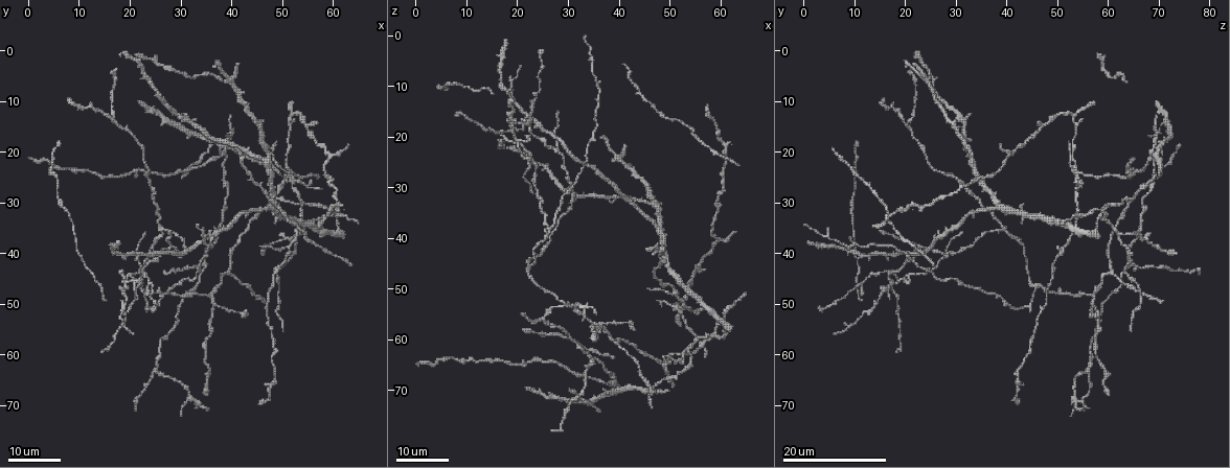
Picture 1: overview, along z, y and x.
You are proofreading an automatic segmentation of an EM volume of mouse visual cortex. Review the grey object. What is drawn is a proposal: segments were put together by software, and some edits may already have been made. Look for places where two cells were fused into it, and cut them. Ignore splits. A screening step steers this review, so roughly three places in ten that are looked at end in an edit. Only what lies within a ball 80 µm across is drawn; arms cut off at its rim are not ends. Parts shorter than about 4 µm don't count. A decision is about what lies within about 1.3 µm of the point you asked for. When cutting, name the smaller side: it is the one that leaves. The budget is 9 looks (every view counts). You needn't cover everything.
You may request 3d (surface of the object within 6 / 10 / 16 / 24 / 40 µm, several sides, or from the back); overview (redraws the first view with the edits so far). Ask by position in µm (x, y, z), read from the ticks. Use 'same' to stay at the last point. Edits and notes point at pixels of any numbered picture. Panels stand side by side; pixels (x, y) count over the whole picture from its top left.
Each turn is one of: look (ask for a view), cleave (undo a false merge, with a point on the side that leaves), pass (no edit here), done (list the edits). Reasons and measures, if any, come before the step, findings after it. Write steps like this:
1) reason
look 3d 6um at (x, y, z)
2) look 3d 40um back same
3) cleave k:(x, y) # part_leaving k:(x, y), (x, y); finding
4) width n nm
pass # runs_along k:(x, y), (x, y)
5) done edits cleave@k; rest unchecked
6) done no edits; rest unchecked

three-way junction
look 3d 24um at (51.5, 38.5, 51.5)

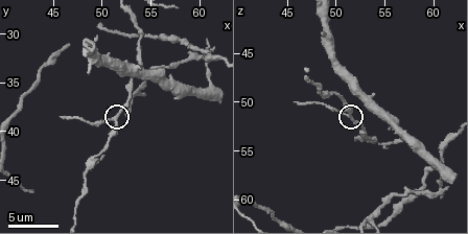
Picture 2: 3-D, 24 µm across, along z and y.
closer look
look 3d 6um at (51.2, 39.0, 51.4)

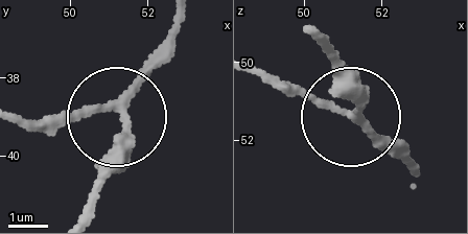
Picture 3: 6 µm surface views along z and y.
side_arm 6 um
pass # runs_along 3:(411, 168), (350, 112), (251, 72); one cell here

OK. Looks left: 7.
side arm on a straight run
look 3d 24um at (47.0, 52.0, 46.5)

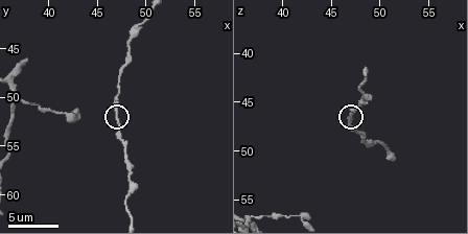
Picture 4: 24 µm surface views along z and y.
zoom in
look 3d 10um at (47.2, 51.4, 46.6)

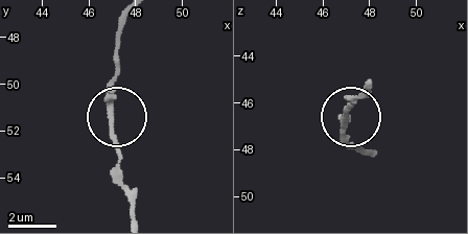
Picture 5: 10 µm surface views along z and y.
arms 3
pass # continuous, no second cell

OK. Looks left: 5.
three-way junction
look 3d 16um at (53.0, 36.0, 62.5)

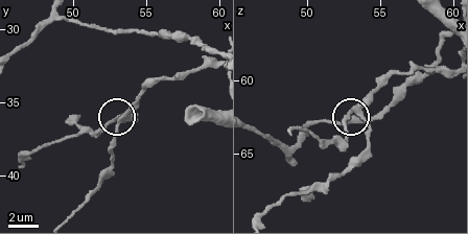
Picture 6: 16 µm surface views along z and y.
look 3d 6um at (53.6, 36.0, 62.4)

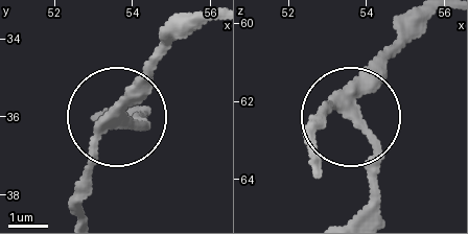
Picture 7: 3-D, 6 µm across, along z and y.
width 250 nm
pass # runs_along 7:(426, 19), (350, 109), (377, 159), (377, 206); one cell here

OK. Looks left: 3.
thin neck
look 3d 24um at (39.0, 19.0, 69.0)

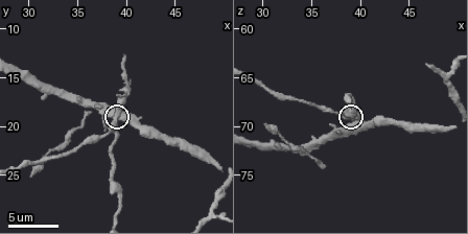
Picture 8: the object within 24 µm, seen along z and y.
look 3d 10um same

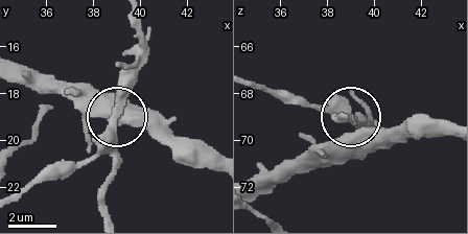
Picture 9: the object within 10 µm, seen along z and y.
pass # runs_along 9:(216, 170), (116, 120), (115, 177); all the same cell

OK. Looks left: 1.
done no edits; rest unchecked

